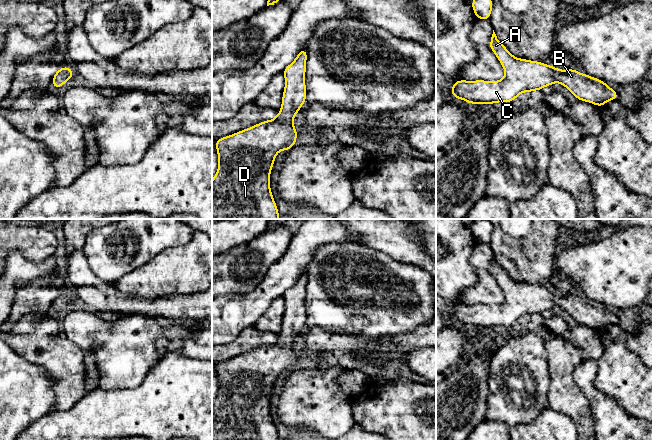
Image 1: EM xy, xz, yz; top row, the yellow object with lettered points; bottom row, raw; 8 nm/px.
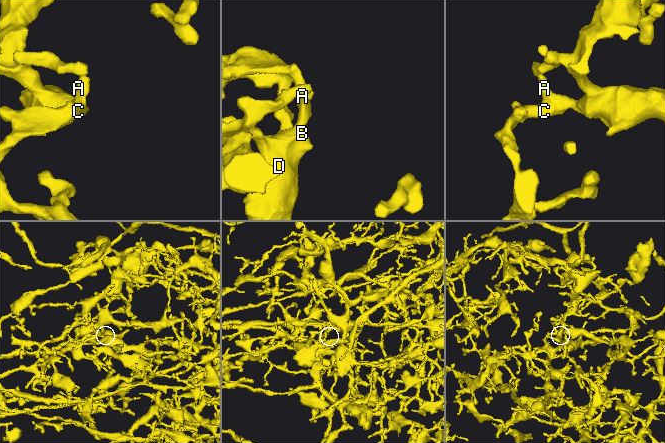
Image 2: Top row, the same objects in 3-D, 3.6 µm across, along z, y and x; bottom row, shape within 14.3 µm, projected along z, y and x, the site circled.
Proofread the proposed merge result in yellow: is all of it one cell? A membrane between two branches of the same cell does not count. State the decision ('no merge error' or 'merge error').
no merge error

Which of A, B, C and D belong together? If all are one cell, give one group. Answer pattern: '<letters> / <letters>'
A B C D

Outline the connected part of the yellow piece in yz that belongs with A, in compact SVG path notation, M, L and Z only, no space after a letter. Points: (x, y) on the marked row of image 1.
M494 30L489 42L489 48L495 53L497 59L502 64L505 76L498 81L485 80L456 80L450 88L453 97L462 99L468 104L494 104L498 102L512 102L518 95L524 92L540 91L546 86L552 86L556 81L565 86L579 101L586 101L596 106L603 107L609 100L618 100L617 92L608 87L605 81L596 79L588 74L581 74L575 68L559 70L555 66L550 66L542 62L531 61L514 57L507 48L498 40Z

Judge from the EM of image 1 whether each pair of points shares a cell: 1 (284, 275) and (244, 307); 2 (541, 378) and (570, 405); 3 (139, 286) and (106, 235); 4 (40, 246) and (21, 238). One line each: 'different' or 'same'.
1: same
2: different
3: different
4: same

